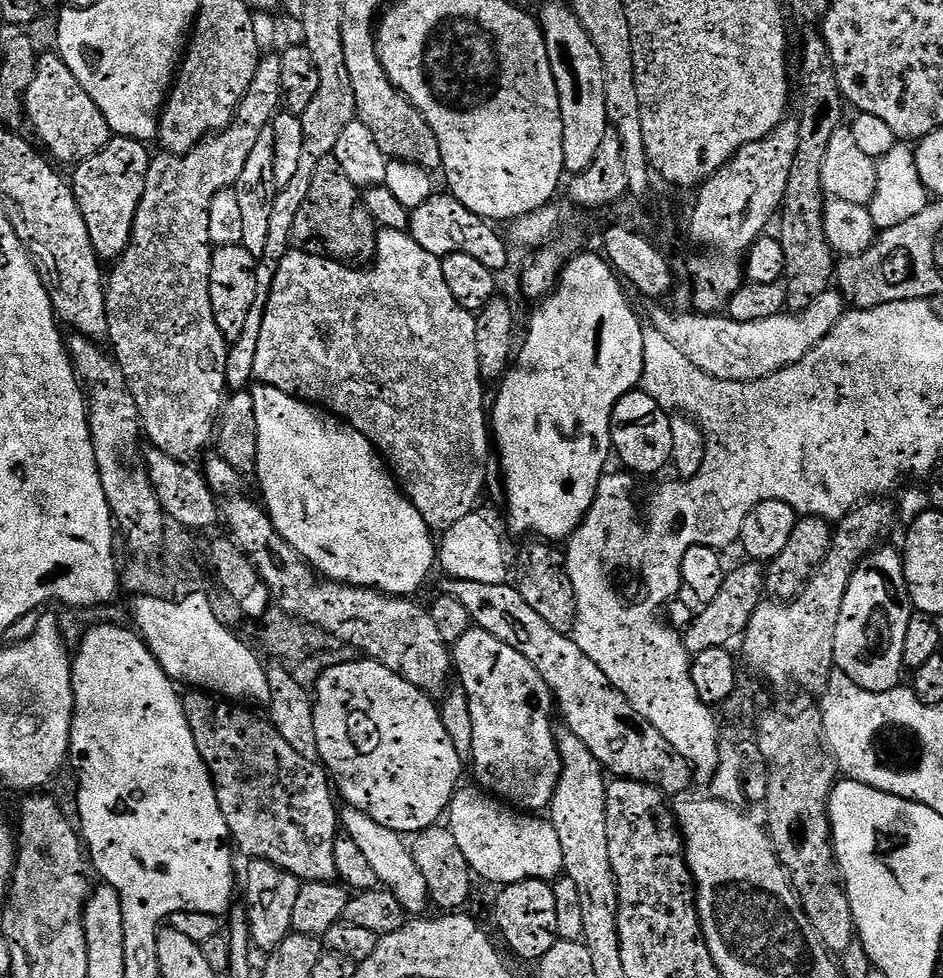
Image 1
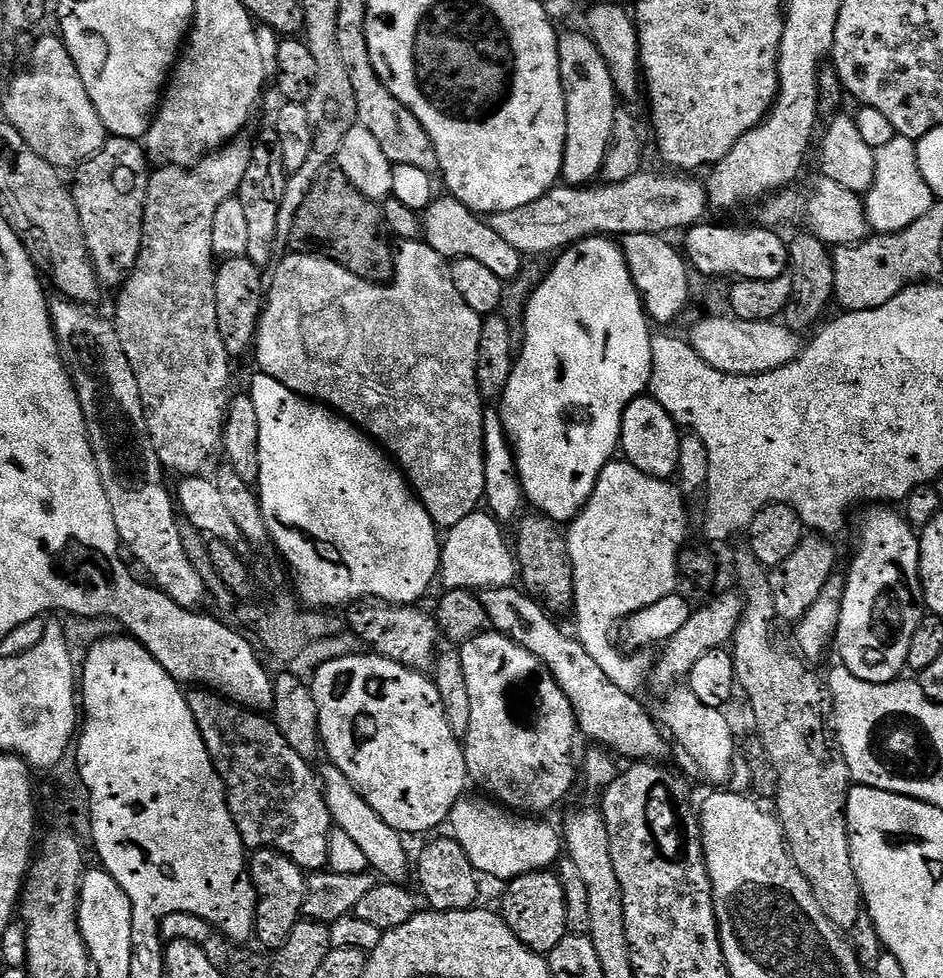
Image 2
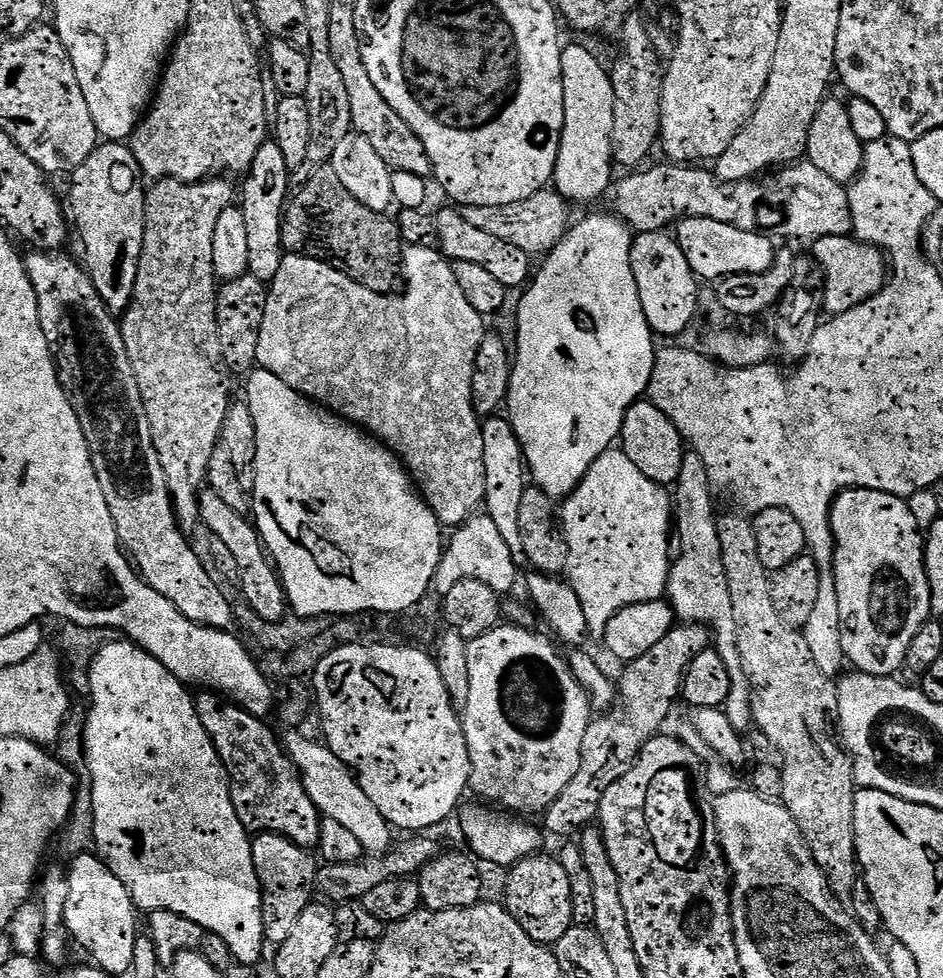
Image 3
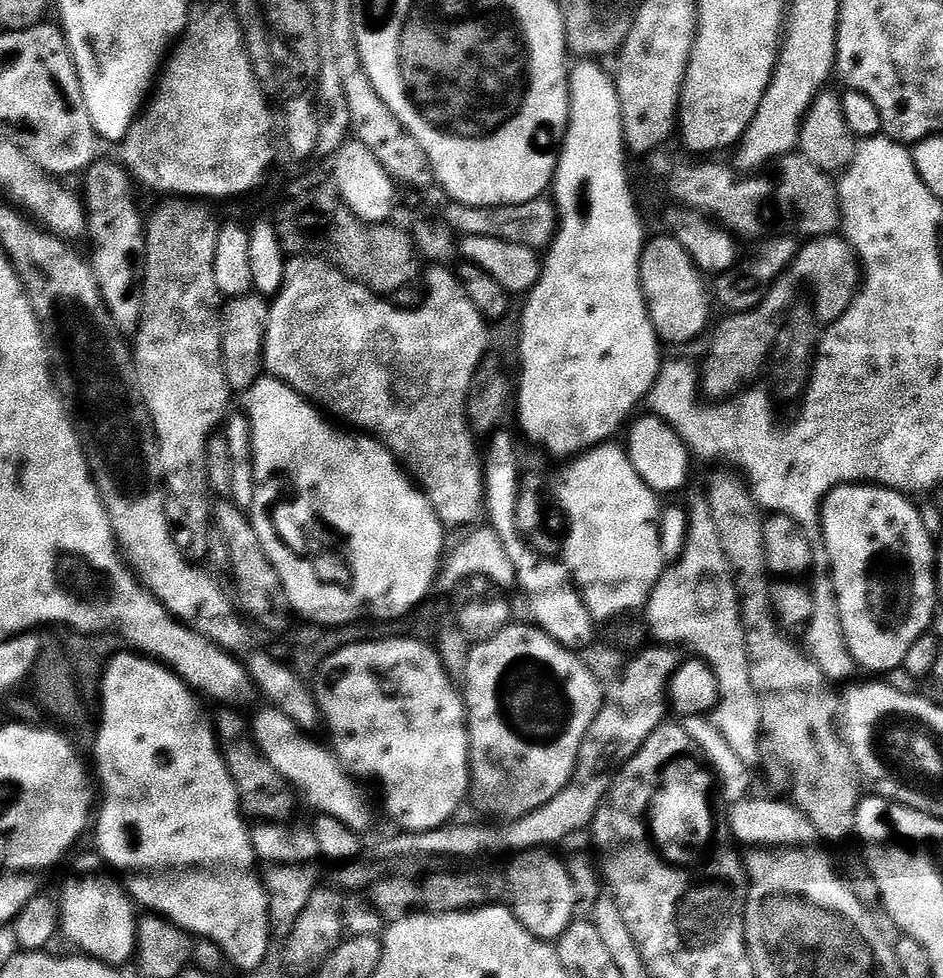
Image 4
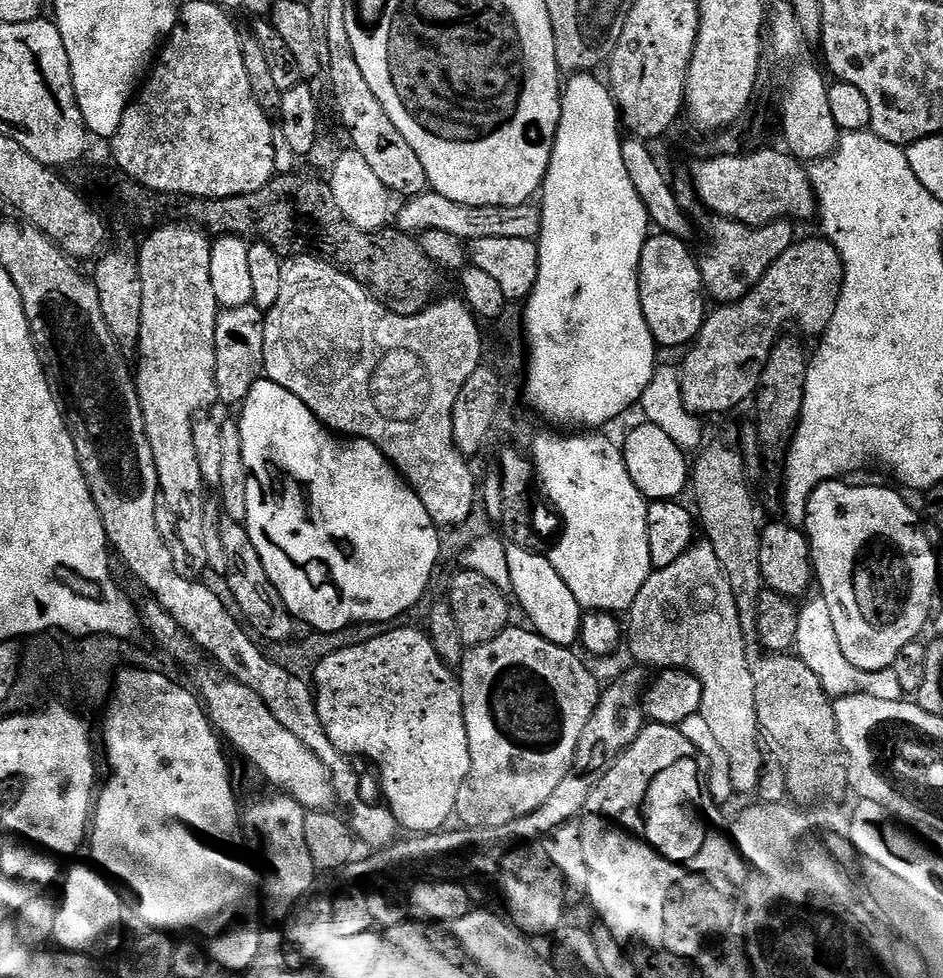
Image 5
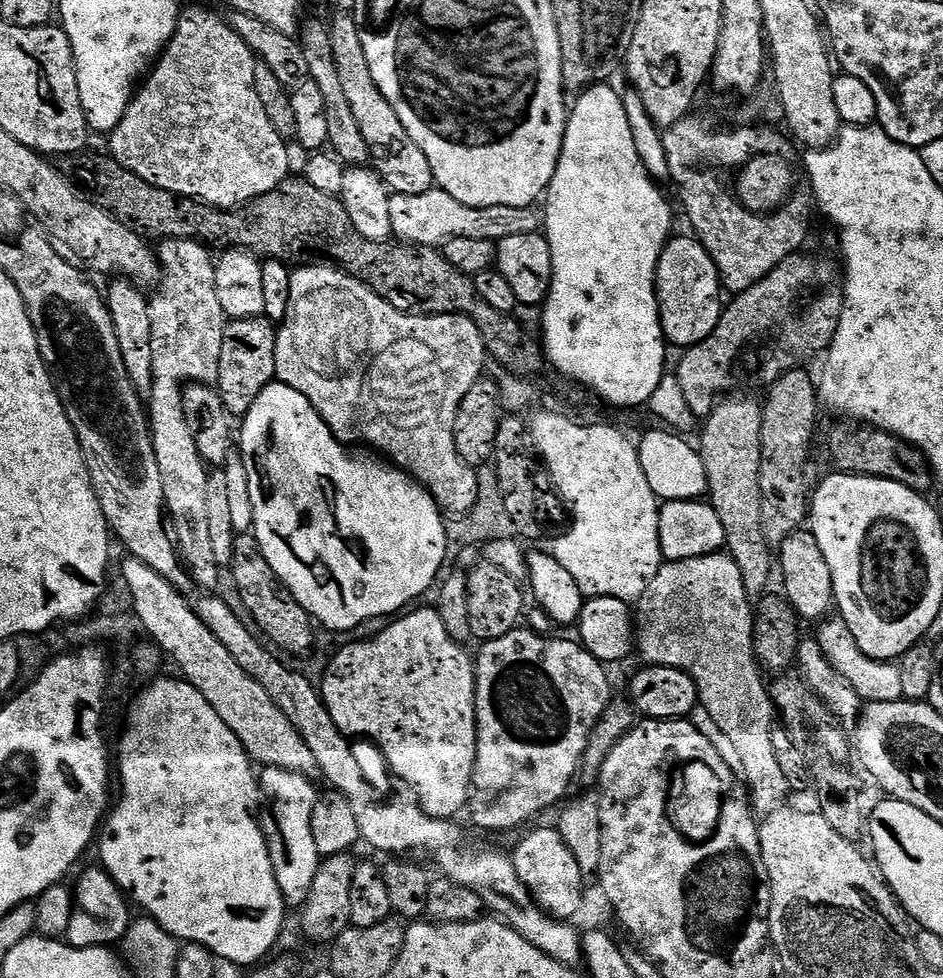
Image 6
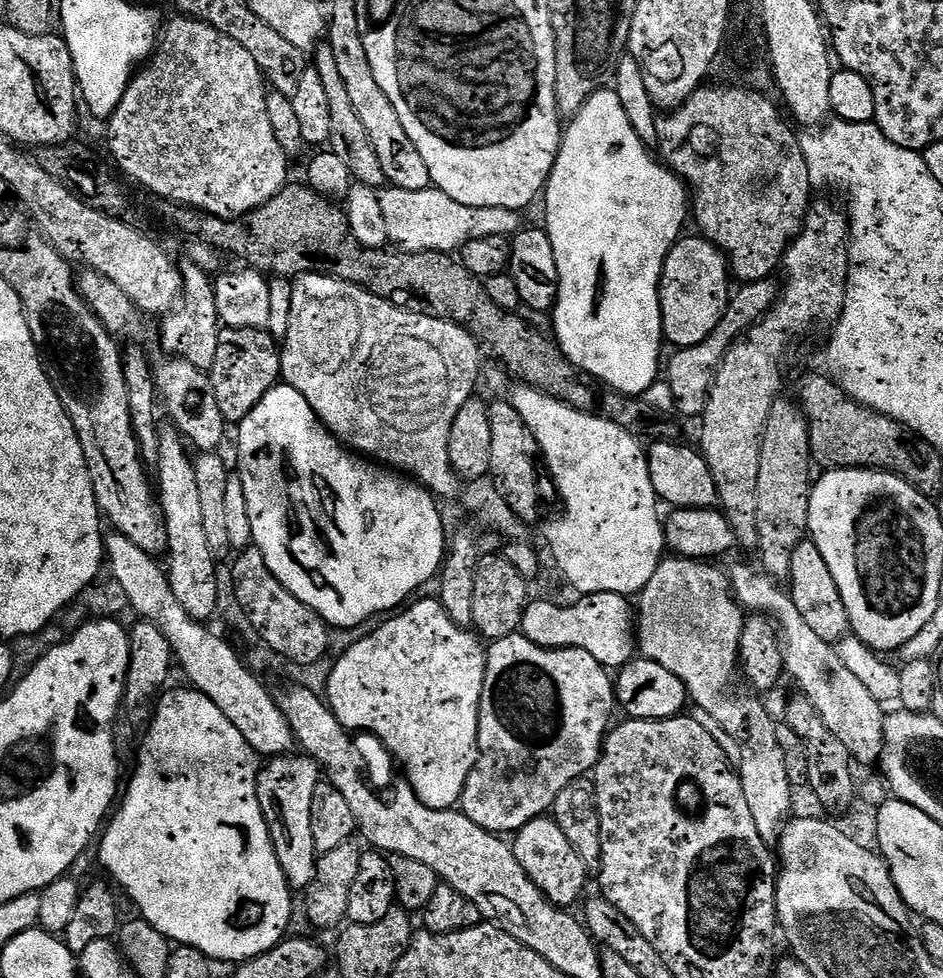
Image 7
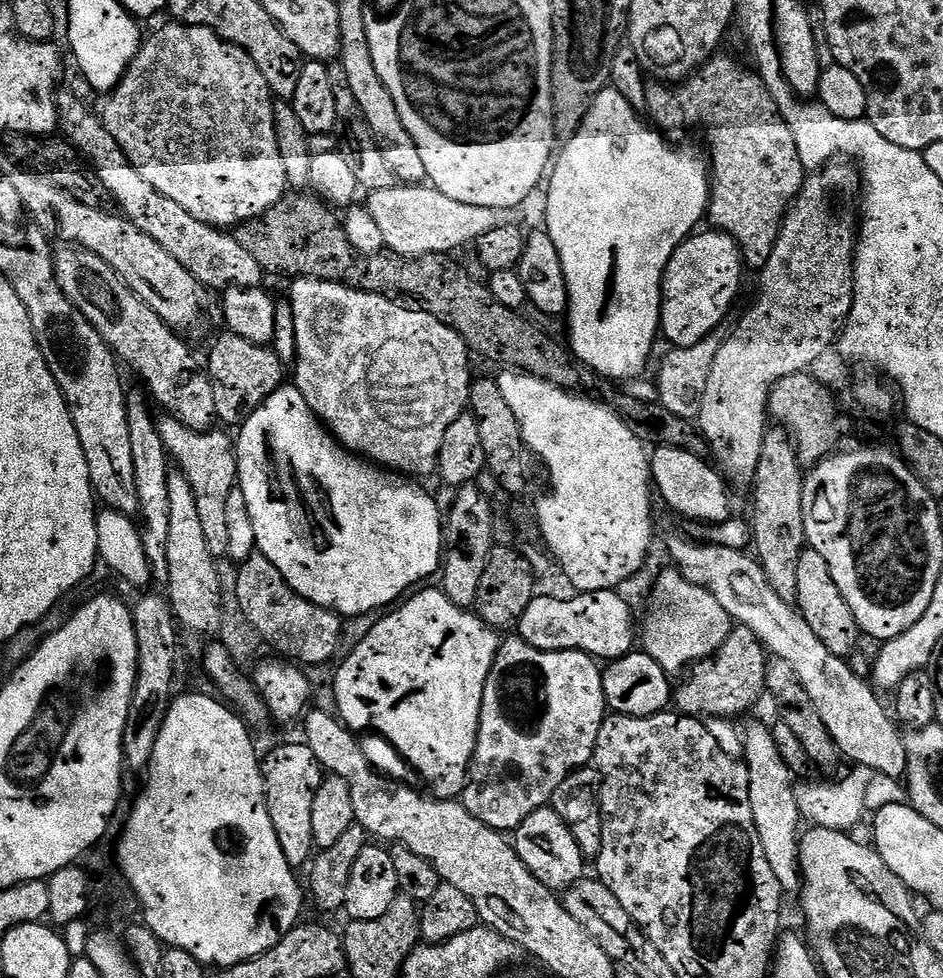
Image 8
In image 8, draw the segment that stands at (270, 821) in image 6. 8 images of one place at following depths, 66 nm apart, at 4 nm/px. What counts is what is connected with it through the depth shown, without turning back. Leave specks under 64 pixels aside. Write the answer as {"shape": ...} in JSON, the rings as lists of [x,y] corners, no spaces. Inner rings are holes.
{"shape":[[[307,742],[299,743],[280,744],[262,760],[264,797],[268,800],[268,813],[274,822],[274,830],[282,842],[286,858],[293,866],[301,866],[300,864],[304,863],[307,865],[313,859],[312,811],[326,775],[326,769],[318,762],[314,750],[310,750]]]}

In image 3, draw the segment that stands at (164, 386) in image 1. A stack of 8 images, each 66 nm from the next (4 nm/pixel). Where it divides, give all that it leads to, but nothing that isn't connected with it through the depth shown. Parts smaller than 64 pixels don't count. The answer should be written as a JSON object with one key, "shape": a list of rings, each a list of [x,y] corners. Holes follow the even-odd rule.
{"shape":[[[209,178],[187,184],[181,180],[157,180],[147,189],[144,198],[144,245],[142,246],[142,262],[138,266],[138,282],[134,286],[134,298],[127,312],[119,321],[122,342],[126,342],[126,354],[130,354],[130,362],[134,370],[134,378],[138,378],[138,390],[142,394],[142,402],[146,410],[146,418],[150,422],[150,434],[154,438],[154,450],[158,450],[158,462],[162,462],[162,470],[166,474],[168,489],[172,495],[172,506],[177,517],[200,515],[200,494],[208,479],[208,467],[214,450],[220,444],[220,431],[228,413],[230,397],[228,397],[229,373],[222,358],[222,342],[218,338],[218,318],[216,317],[216,293],[218,281],[214,270],[214,226],[218,226],[218,218],[222,210],[233,207],[232,184],[228,178]]]}

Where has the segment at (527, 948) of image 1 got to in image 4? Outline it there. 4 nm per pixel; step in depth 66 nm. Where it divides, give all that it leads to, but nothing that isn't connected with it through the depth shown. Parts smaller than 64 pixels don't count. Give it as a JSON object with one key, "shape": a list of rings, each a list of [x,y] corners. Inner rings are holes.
{"shape":[[[532,848],[529,852],[522,852],[511,857],[508,868],[508,900],[512,913],[522,922],[522,926],[531,935],[539,940],[555,942],[560,939],[573,920],[577,919],[575,912],[576,895],[574,894],[574,882],[570,882],[567,863],[556,857],[555,851],[547,848]]]}

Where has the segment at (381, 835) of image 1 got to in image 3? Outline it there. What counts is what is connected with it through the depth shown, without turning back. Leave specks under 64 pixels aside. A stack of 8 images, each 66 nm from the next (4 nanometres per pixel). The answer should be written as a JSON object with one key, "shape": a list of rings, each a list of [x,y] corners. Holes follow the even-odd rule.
{"shape":[[[296,730],[289,731],[288,737],[283,737],[282,743],[286,755],[292,760],[306,786],[306,794],[314,802],[314,806],[327,819],[340,823],[345,830],[350,830],[362,842],[365,853],[383,854],[393,847],[392,835],[394,829],[391,824],[378,814],[378,806],[366,798],[366,790],[357,782],[356,777],[344,767],[344,763],[333,754],[327,744],[307,740]]]}

